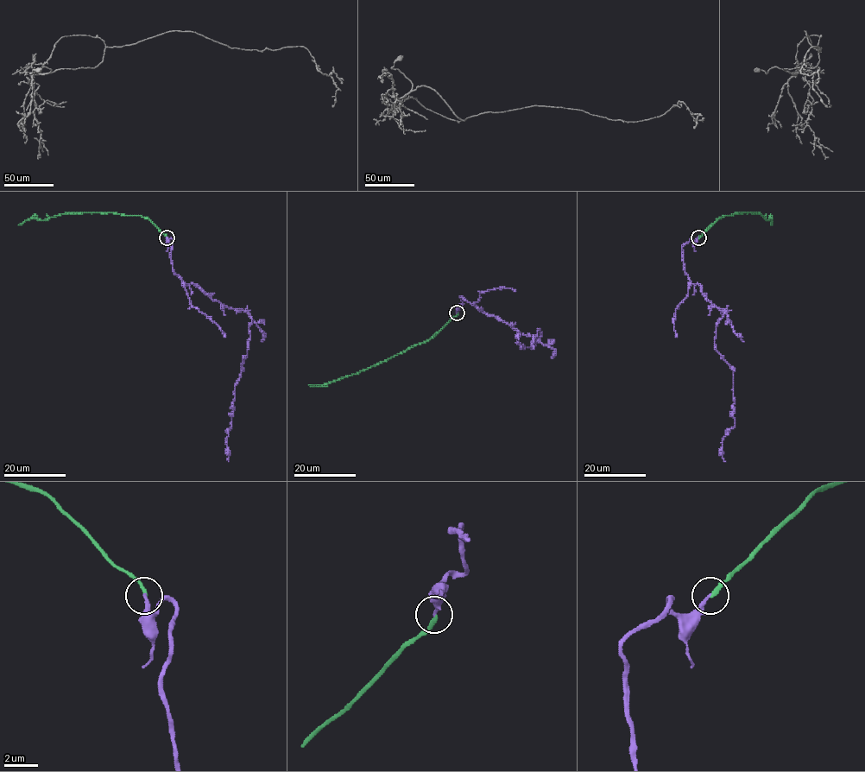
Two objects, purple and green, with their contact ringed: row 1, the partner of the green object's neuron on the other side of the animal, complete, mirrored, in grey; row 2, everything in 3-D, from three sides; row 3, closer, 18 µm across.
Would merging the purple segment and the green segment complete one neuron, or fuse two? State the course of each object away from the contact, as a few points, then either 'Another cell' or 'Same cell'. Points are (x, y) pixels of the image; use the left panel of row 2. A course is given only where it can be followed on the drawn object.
Course of purple: (167, 237), (173, 240), (173, 272), (185, 282), (252, 319), (235, 385), (228, 461). Course of green: (167, 237), (148, 218), (113, 212), (66, 212), (46, 219), (29, 218), (18, 225). Same cell

